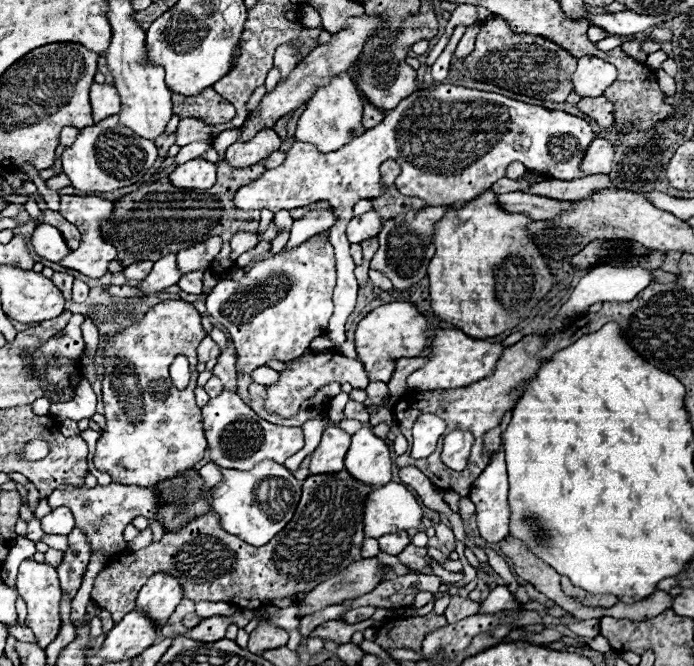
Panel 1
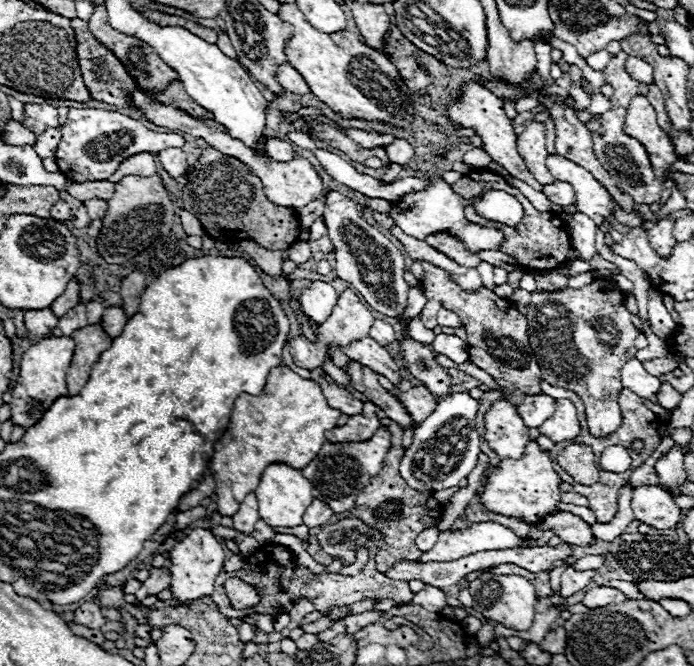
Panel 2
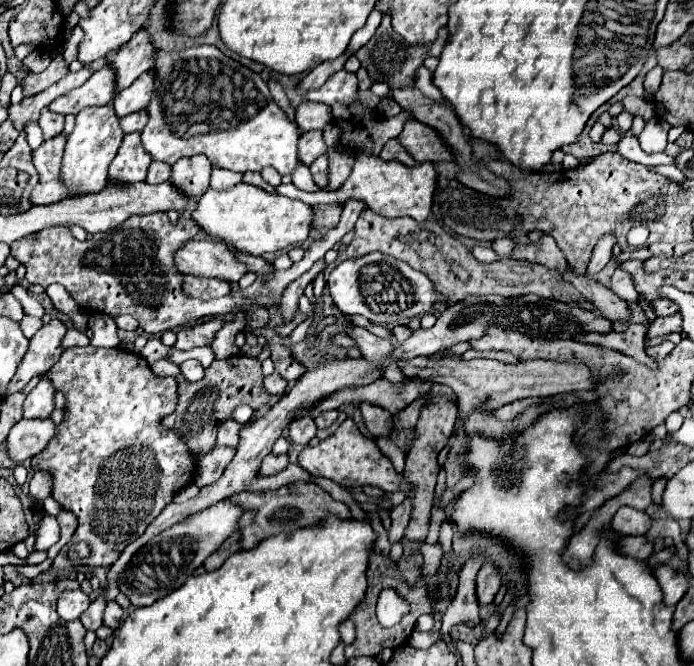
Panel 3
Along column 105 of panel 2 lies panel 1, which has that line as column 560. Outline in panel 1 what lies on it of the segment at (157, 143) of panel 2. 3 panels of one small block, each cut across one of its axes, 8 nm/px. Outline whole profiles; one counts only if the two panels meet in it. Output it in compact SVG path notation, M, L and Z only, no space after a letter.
M434 84L432 88L426 90L416 90L408 98L404 98L394 110L390 110L378 126L366 130L362 136L354 138L354 142L342 146L336 152L322 154L314 150L314 146L296 142L288 152L286 160L274 168L266 170L262 176L252 180L250 184L244 184L238 188L234 196L234 206L238 210L292 210L300 206L308 206L318 200L328 200L332 204L332 212L340 218L332 228L330 228L330 244L334 246L336 254L336 274L338 282L334 288L334 304L336 310L330 318L330 324L326 328L326 336L332 340L334 346L340 346L346 342L346 318L352 314L356 306L356 294L358 294L358 282L354 276L354 262L350 256L350 242L344 236L346 224L352 220L352 208L358 200L372 200L376 196L381 196L383 184L379 173L379 166L382 160L398 160L402 172L396 178L396 188L404 196L418 196L426 202L426 206L448 206L460 200L470 200L476 198L482 190L490 188L498 178L504 176L506 168L512 162L522 162L528 170L536 174L548 174L550 178L556 180L578 180L584 178L580 164L586 156L586 150L590 142L596 138L592 132L592 126L568 112L562 110L548 110L544 106L534 106L526 102L518 102L512 98L506 98L502 94L494 92L482 92L482 90L472 90L472 88L462 88L454 84Z

